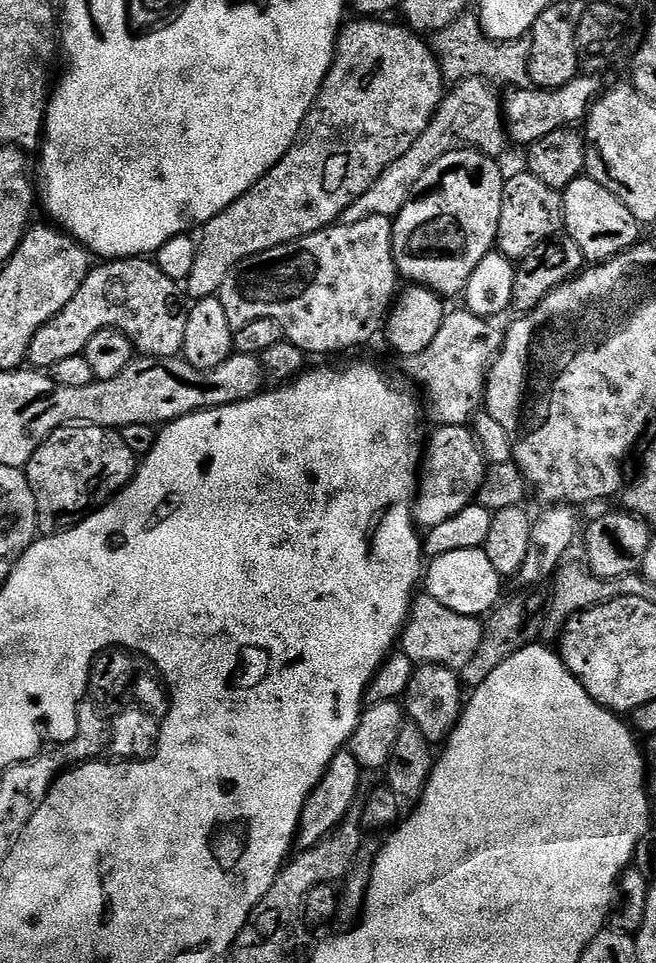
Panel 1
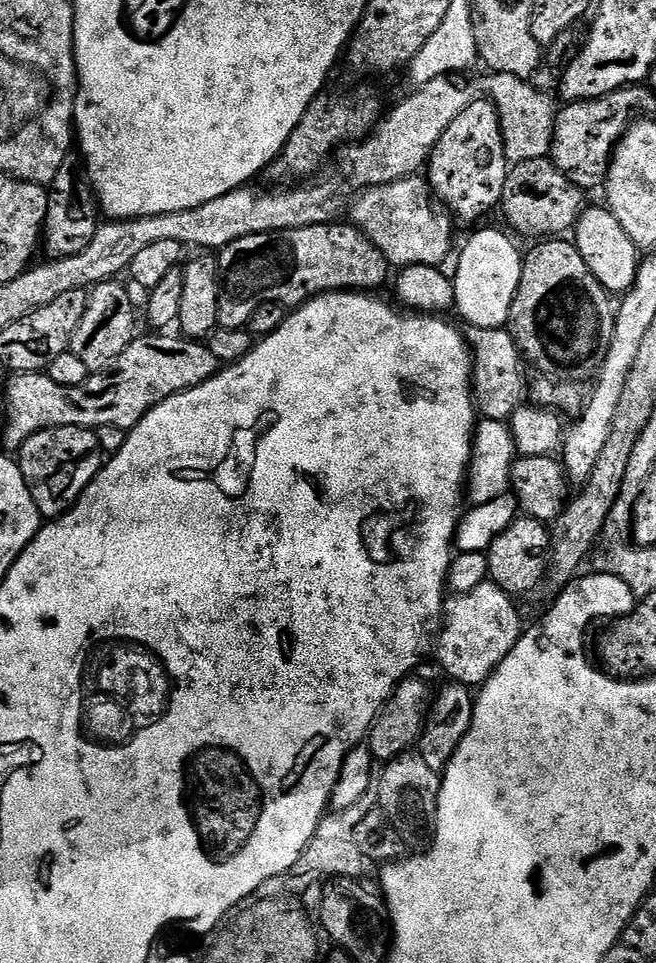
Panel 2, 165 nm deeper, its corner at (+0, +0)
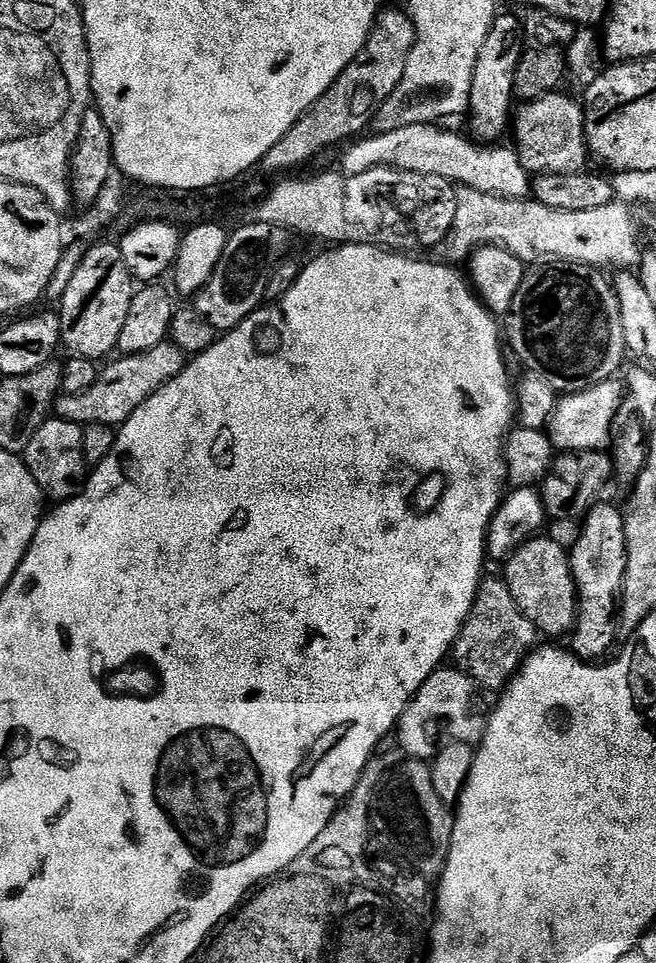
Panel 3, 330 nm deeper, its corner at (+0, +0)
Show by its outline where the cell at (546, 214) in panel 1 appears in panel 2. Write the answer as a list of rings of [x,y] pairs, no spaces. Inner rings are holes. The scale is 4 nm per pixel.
[[[545,158],[518,162],[509,167],[499,207],[504,208],[509,229],[517,228],[528,236],[540,236],[536,238],[556,238],[575,225],[576,219],[586,207],[584,196],[582,189],[574,186],[566,174],[559,172],[551,159]]]

